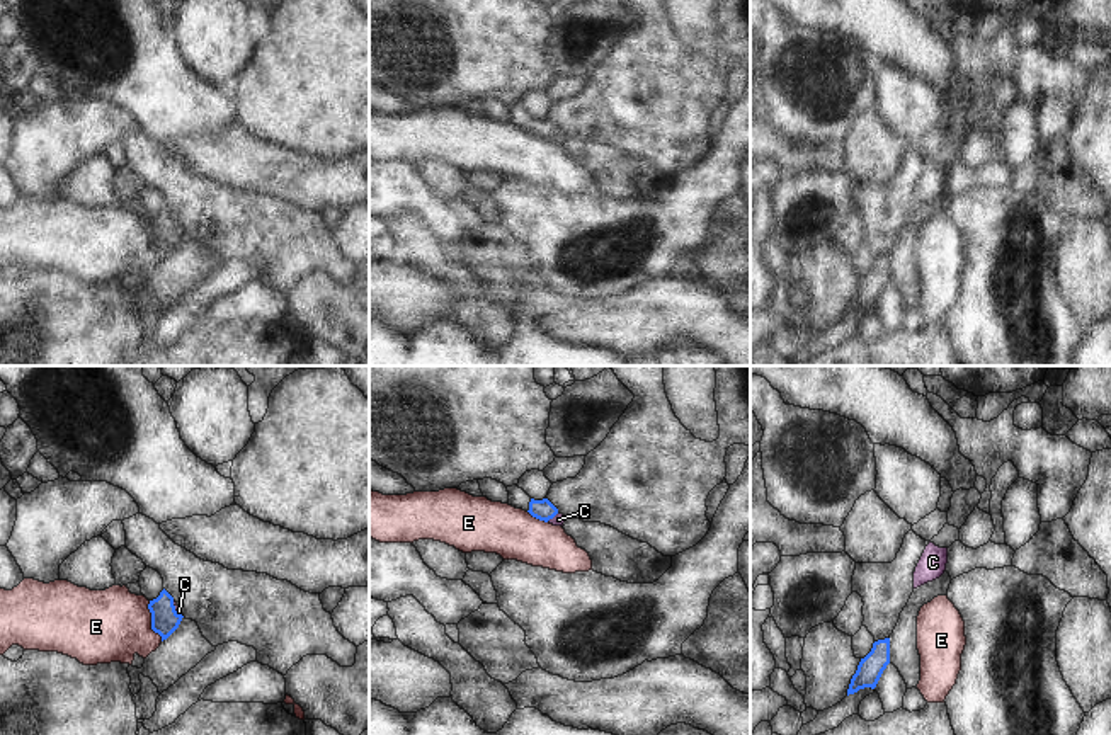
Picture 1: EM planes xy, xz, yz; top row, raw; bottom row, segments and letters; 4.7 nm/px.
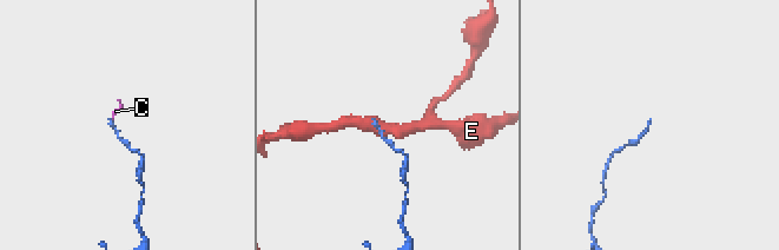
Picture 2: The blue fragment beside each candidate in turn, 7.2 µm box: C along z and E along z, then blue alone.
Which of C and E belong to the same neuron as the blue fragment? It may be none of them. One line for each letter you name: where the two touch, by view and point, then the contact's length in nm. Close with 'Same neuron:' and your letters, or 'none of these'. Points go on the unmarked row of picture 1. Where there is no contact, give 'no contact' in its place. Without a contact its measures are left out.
C: contact xy (174, 227); length 80 nm
Same neuron: C

